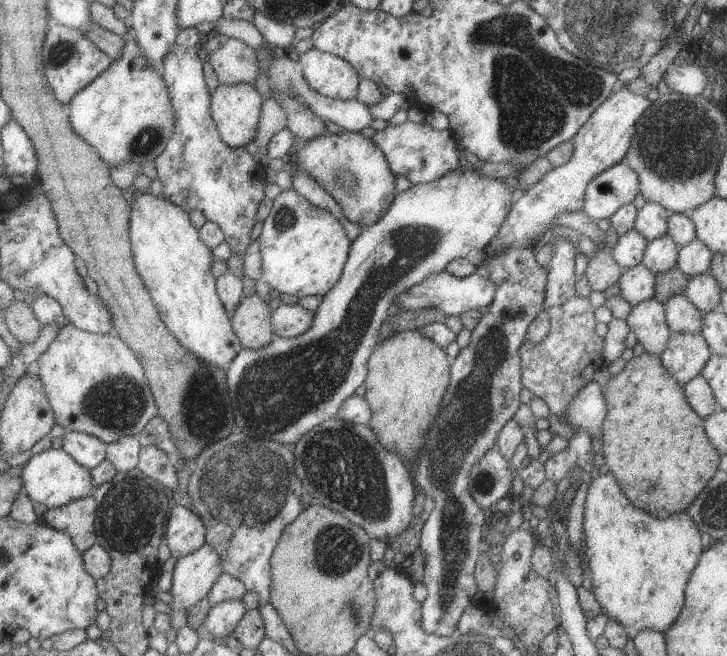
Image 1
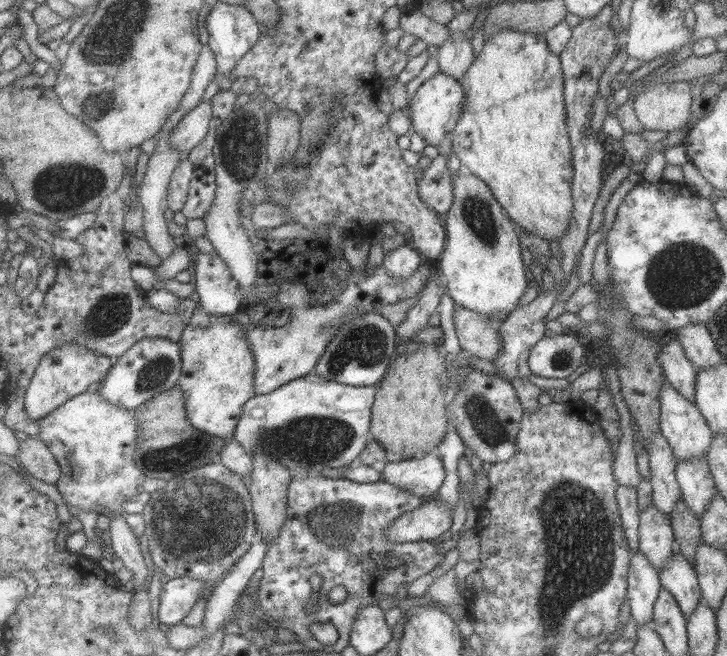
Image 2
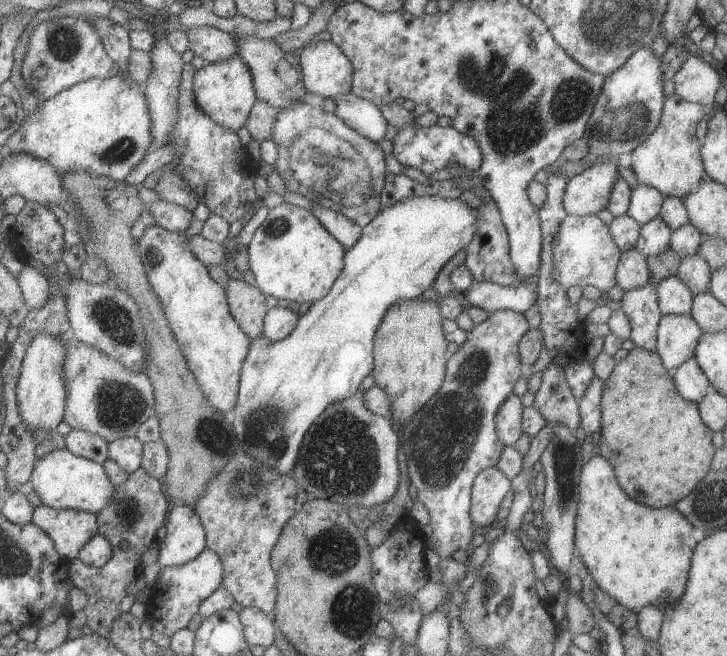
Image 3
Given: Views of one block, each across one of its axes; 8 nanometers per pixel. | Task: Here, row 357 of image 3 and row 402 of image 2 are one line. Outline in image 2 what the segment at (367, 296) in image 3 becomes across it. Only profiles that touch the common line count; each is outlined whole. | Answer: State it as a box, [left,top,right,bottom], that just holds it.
[235,374,374,476]

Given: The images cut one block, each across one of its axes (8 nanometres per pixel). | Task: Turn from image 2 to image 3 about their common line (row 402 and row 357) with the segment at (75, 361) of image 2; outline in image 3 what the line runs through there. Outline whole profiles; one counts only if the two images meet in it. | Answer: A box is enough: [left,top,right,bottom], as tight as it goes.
[18,333,68,432]

